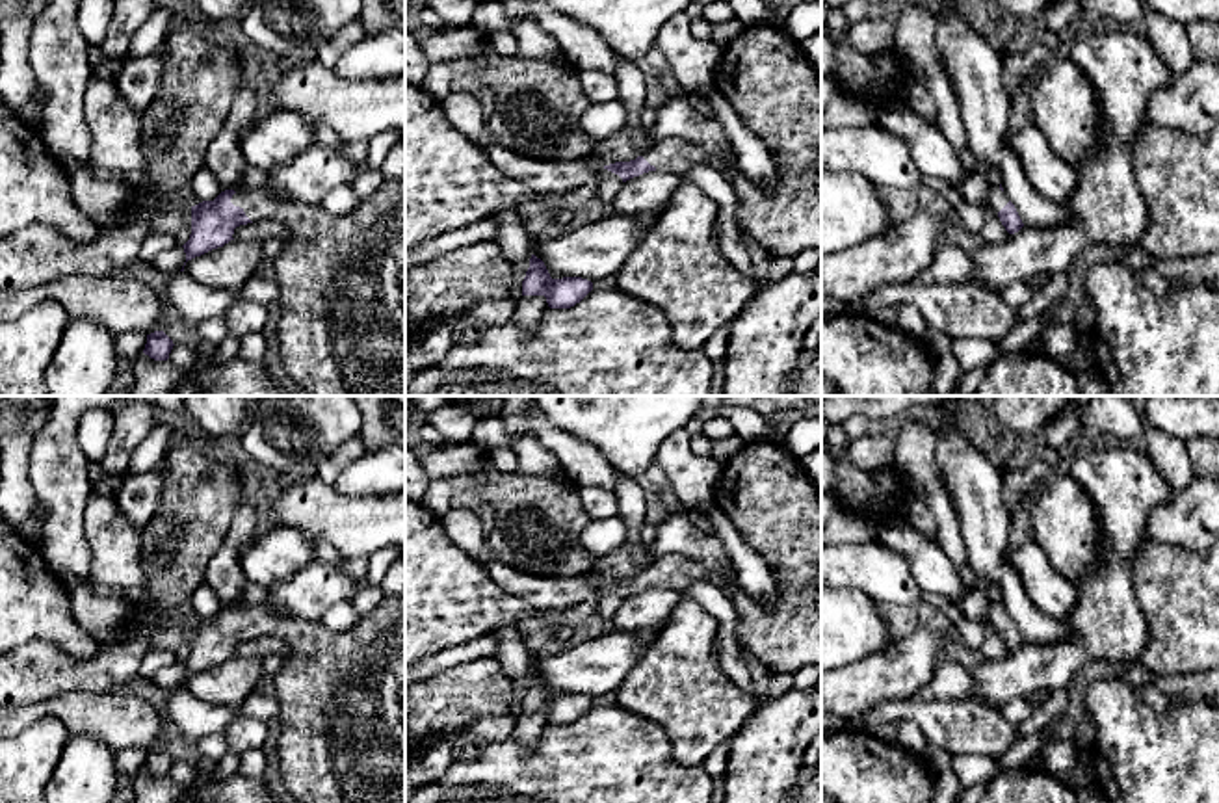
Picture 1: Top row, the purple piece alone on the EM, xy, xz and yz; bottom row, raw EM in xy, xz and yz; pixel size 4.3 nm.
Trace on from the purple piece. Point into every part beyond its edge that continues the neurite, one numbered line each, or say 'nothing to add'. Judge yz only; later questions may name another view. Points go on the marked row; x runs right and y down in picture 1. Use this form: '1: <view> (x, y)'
1: yz (996, 199)

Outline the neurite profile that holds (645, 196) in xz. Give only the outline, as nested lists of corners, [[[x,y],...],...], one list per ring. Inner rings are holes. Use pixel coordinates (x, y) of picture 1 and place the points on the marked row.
[[[656,169],[623,182],[611,199],[613,214],[658,217],[678,188],[680,178],[678,173]]]

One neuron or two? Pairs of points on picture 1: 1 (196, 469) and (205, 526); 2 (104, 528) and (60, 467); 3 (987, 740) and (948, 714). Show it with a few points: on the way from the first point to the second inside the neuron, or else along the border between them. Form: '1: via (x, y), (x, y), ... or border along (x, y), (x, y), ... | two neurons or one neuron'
1: via (199, 484), (199, 512) | one neuron
2: border along (93, 493), (84, 512), (84, 539), (88, 547) | two neurons
3: via (978, 731), (957, 724) | one neuron

